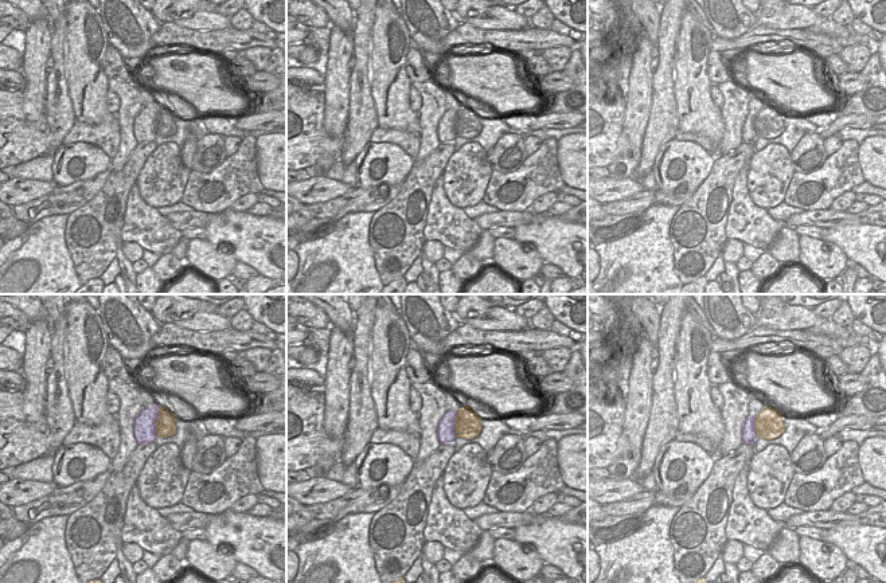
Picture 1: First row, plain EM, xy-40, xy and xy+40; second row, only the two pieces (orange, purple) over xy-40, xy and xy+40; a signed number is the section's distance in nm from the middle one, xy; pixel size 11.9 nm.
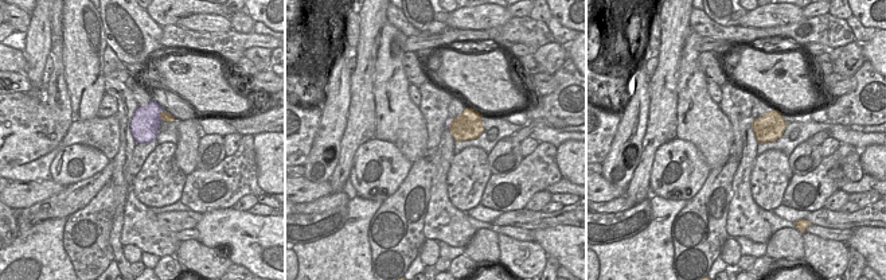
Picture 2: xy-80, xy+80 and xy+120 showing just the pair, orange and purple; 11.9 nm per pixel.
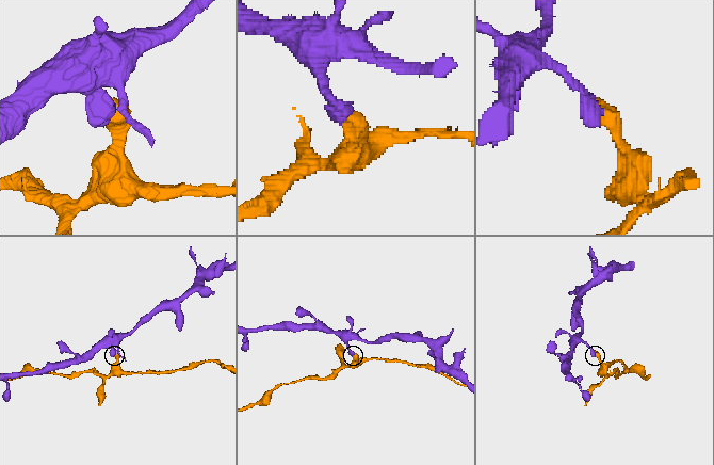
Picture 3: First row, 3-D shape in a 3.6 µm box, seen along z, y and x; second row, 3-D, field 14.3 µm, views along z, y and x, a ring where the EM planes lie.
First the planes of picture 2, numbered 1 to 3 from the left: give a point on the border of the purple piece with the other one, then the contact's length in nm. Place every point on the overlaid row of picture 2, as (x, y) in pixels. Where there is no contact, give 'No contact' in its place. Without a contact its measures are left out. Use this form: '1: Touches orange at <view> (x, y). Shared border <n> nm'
1: Touches orange at xy-80 (160, 116). Shared border 130 nm
2: Touches orange at xy+80 (449, 124). Shared border 120 nm
3: No contact.

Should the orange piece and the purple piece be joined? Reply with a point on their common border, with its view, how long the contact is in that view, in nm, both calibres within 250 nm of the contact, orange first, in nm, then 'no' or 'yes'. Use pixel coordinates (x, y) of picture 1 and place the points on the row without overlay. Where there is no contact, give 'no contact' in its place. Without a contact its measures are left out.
meets orange in xy-40 at (156, 120); contact 360 nm long; 240 nm thick on the orange side, 280 nm on the other; no

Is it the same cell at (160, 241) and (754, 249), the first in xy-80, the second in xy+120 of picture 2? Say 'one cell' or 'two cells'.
two cells

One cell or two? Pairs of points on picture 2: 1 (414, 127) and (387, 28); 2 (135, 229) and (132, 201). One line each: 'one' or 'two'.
1: one
2: one

